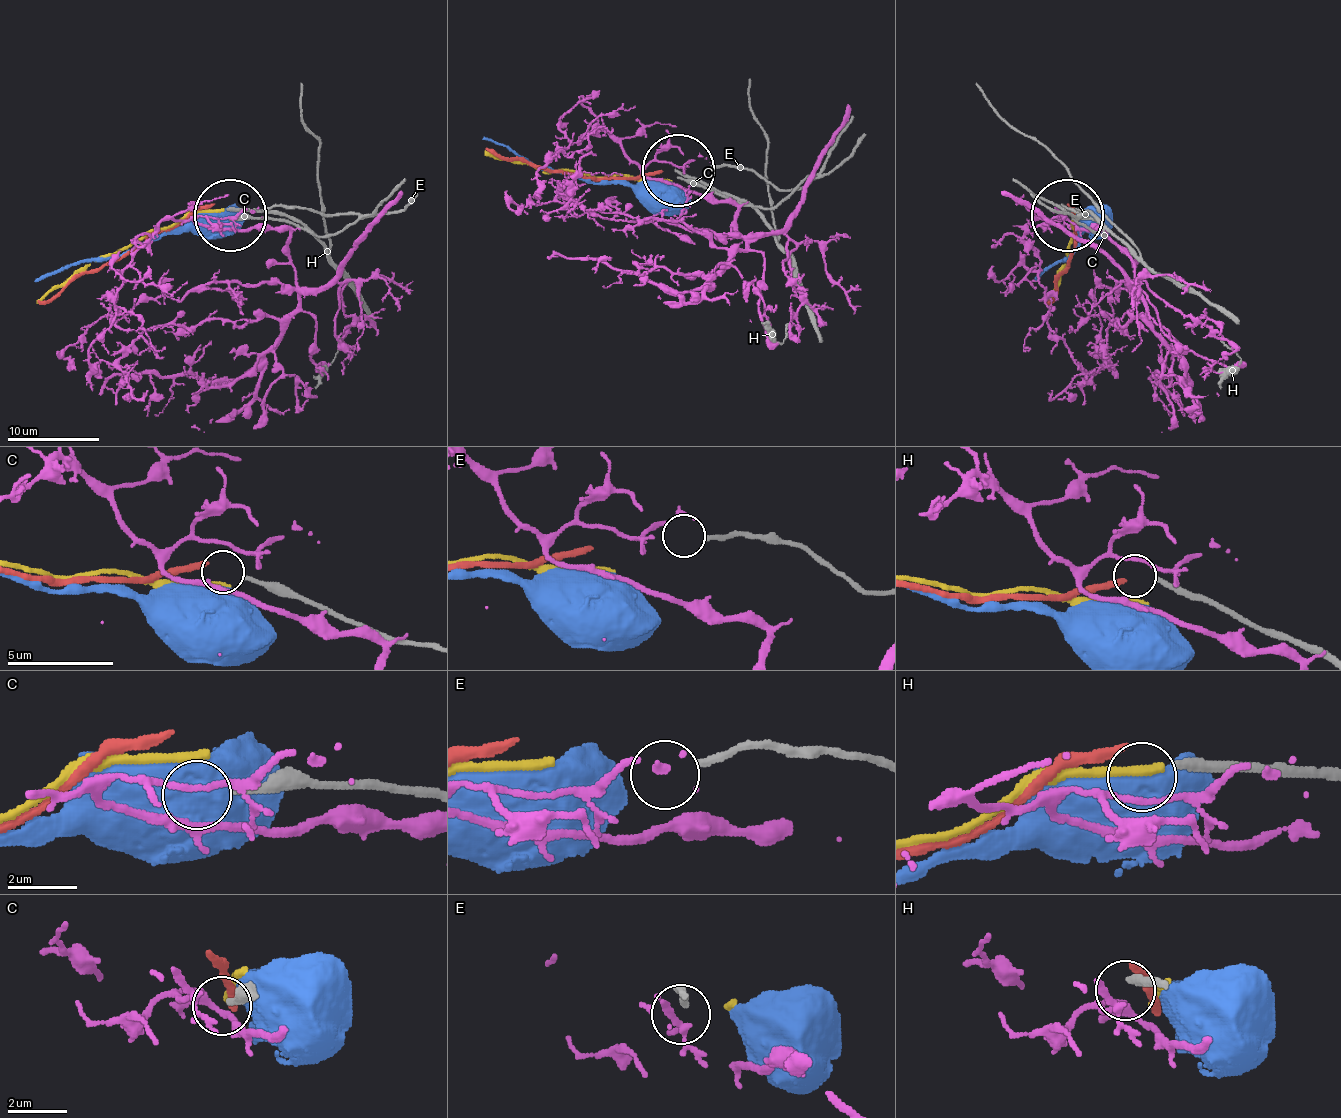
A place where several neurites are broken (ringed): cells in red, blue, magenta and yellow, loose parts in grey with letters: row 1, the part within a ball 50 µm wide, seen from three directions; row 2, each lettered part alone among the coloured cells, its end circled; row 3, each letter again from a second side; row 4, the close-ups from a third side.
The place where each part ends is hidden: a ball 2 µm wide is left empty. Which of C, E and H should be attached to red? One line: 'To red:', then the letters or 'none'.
To red: none

